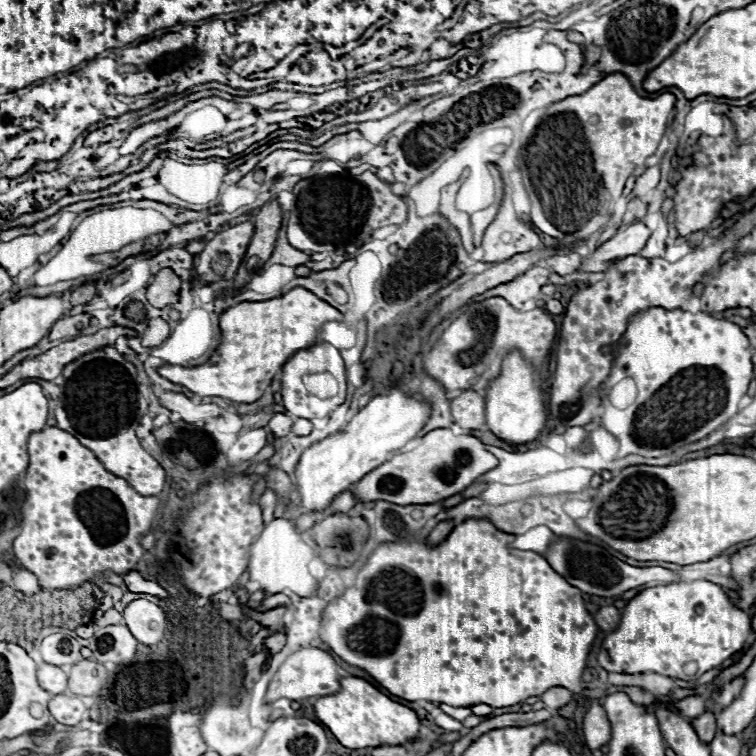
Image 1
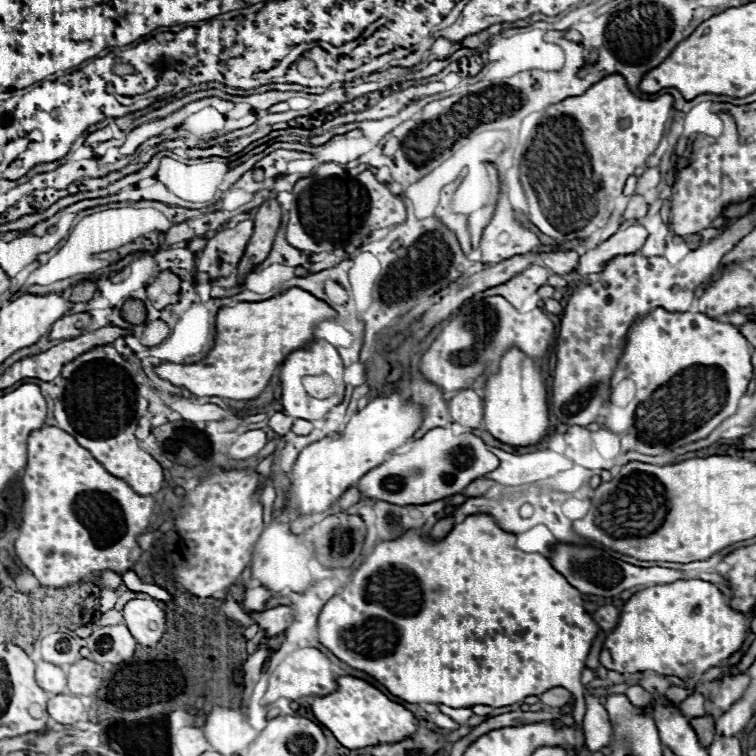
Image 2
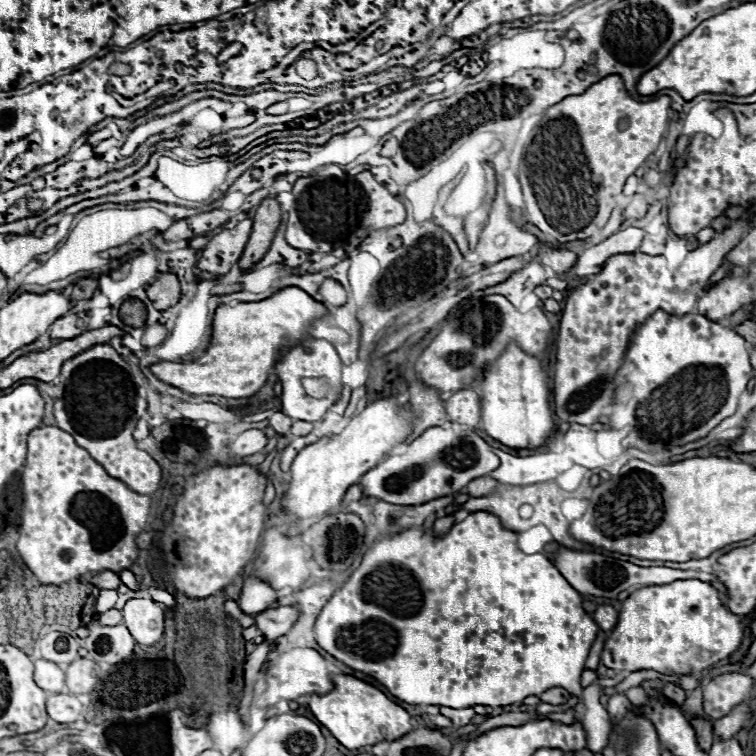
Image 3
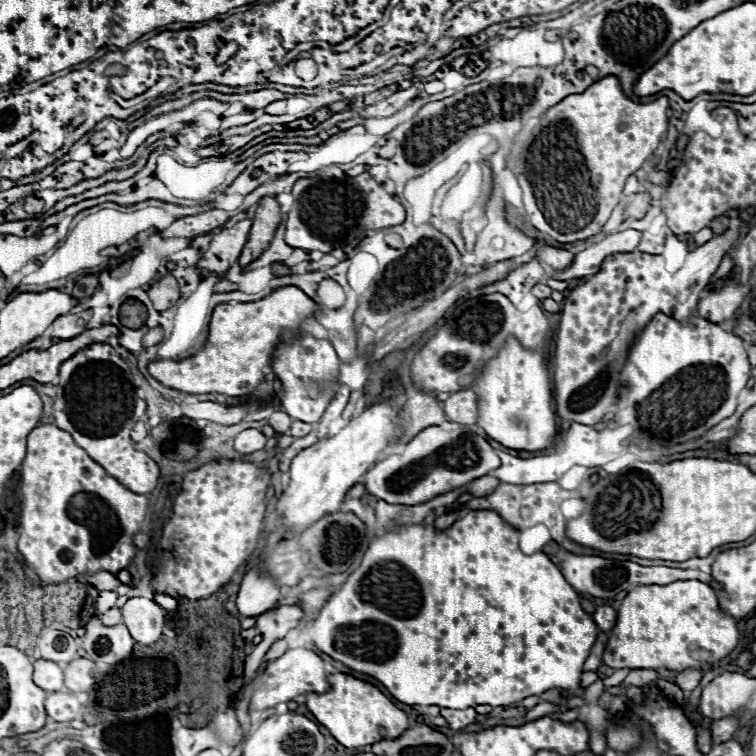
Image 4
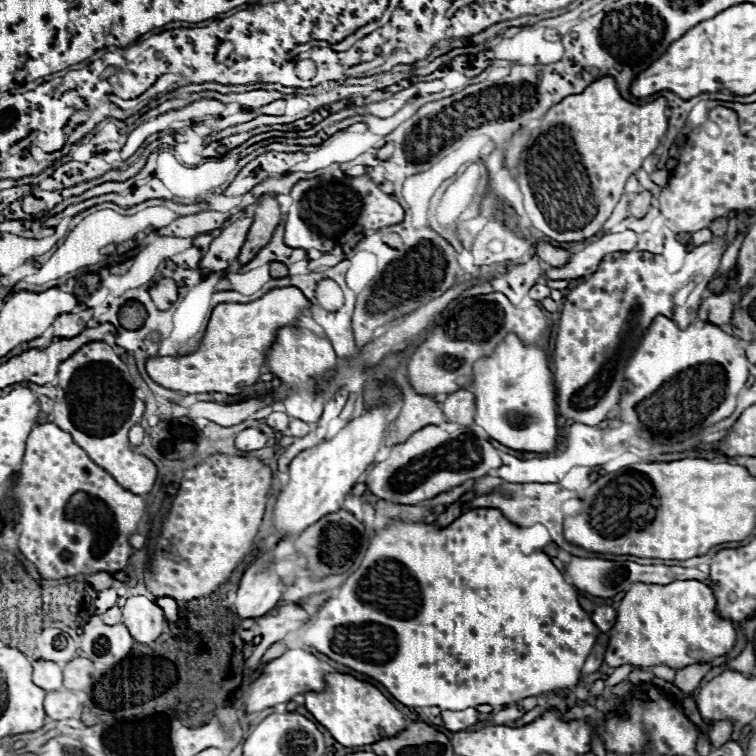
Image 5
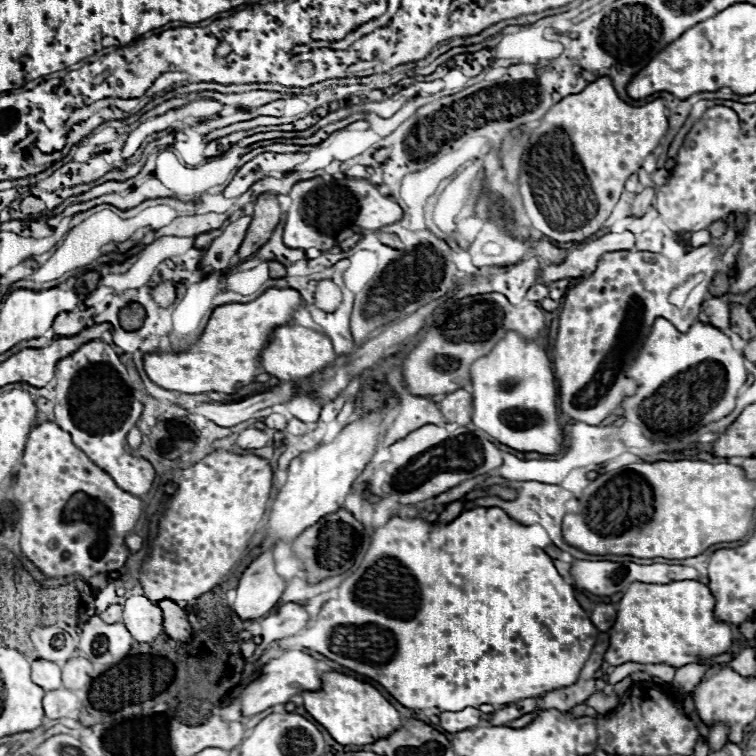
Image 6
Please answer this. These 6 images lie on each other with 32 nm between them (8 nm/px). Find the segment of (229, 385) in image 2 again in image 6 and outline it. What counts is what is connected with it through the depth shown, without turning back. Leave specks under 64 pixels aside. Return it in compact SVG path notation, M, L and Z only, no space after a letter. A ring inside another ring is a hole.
M270 288L252 302L232 302L218 306L212 312L200 340L192 344L192 348L186 348L184 352L144 354L144 370L154 384L166 390L182 394L234 394L242 386L254 382L254 376L260 374L260 350L266 346L270 332L276 326L290 324L290 314L300 304L300 294L296 290Z

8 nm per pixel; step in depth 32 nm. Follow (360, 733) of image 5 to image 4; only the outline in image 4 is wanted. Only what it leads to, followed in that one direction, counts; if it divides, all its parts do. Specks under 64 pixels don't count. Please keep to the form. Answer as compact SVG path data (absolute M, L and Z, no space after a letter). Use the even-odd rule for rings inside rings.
M328 674L328 692L306 694L306 706L314 718L346 748L360 748L380 740L392 740L408 730L408 716L396 708L376 686L348 674Z

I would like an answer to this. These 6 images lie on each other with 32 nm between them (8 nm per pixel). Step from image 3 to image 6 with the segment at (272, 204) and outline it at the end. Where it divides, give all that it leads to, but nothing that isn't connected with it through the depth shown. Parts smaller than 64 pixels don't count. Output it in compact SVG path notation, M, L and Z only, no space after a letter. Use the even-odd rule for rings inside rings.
M260 194L254 204L254 216L248 226L248 232L238 248L238 256L242 260L250 258L260 246L264 246L272 234L272 230L280 222L280 208L274 194Z

